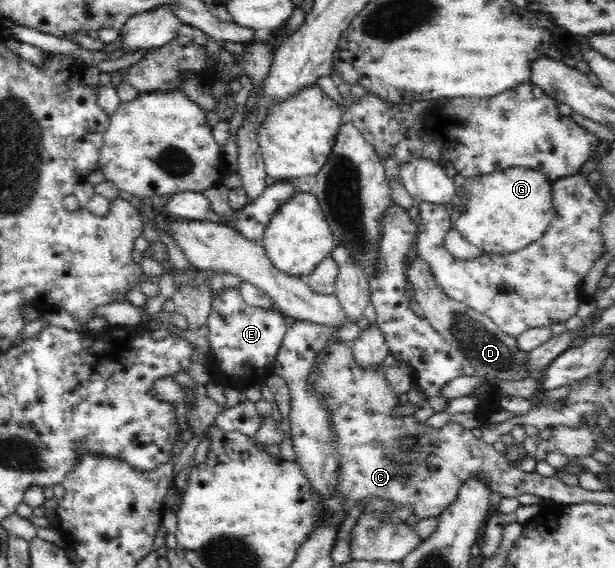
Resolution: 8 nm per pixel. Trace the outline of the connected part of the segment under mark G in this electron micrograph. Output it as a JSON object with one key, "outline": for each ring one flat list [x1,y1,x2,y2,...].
{"outline":[[512,167,466,177,462,214,452,225,482,253,509,254,538,240,551,221,551,183,542,171]]}

